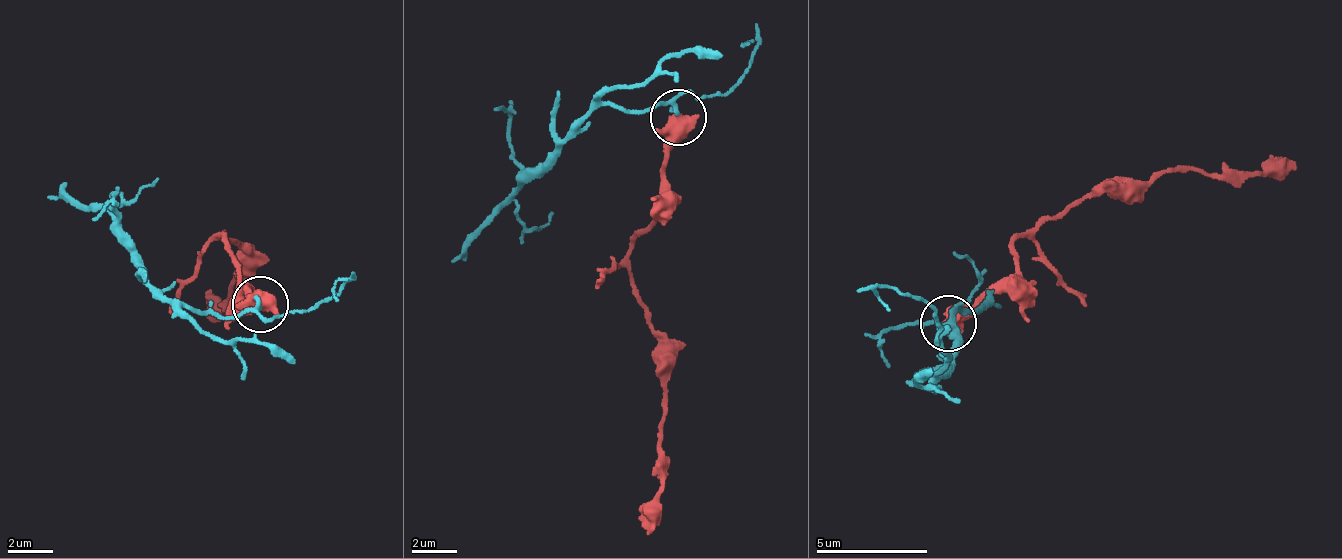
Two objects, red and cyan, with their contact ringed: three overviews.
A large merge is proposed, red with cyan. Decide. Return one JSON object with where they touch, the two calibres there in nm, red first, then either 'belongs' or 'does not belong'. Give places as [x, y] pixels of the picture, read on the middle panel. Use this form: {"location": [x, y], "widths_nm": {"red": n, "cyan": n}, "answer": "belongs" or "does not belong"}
{"location": [678, 117], "widths_nm": {"red": 550, "cyan": 180}, "answer": "does not belong"}

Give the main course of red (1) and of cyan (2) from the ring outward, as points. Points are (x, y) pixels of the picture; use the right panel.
1: (947, 322), (1012, 276), (1015, 240), (1103, 188), (1142, 191), (1160, 178), (1187, 170), (1260, 173), (1296, 160)
2: (947, 327), (938, 340), (948, 352), (934, 375), (955, 360), (951, 315), (1001, 309)

